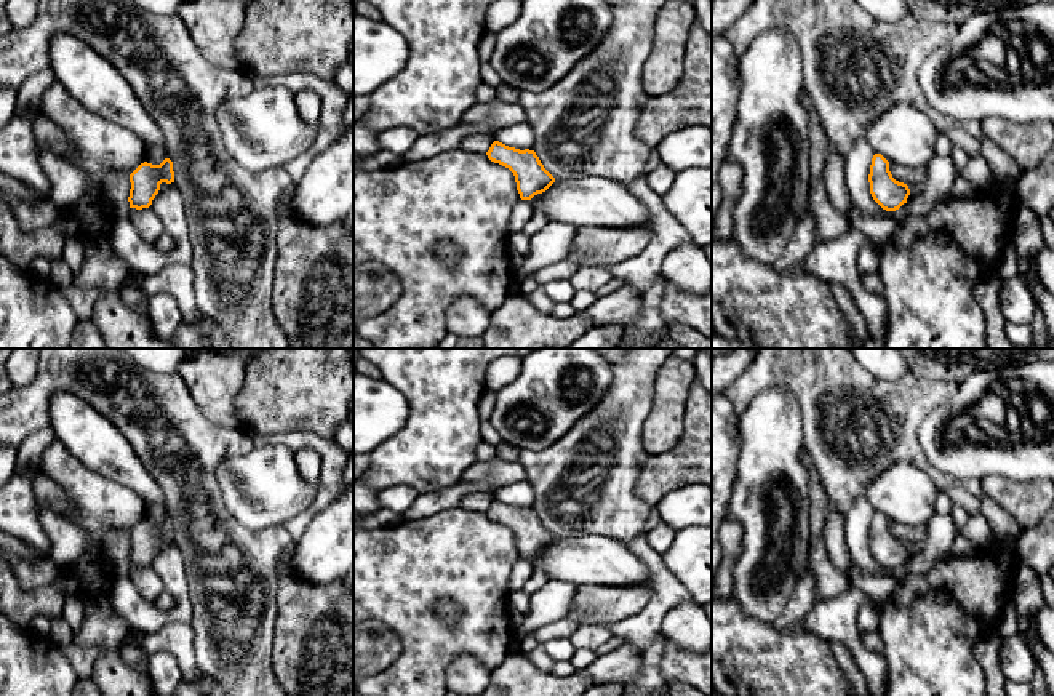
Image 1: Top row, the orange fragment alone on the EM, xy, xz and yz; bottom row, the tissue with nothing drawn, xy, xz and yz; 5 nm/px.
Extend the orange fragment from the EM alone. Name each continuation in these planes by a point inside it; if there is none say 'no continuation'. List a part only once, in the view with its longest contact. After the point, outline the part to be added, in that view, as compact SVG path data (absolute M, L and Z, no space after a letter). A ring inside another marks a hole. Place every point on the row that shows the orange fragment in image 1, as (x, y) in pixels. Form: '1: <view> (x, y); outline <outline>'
no continuation

